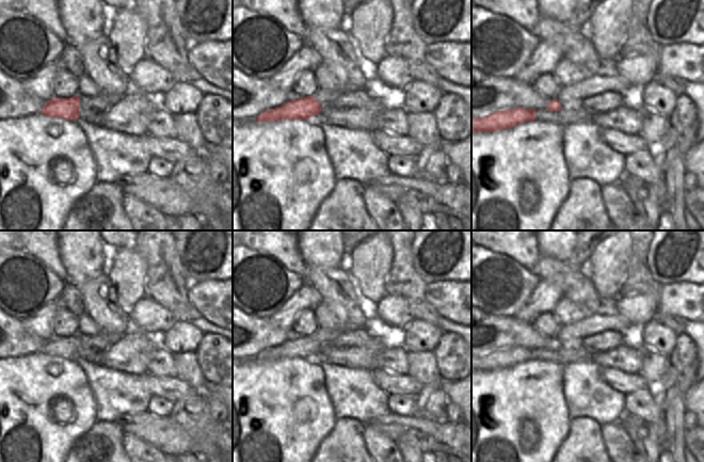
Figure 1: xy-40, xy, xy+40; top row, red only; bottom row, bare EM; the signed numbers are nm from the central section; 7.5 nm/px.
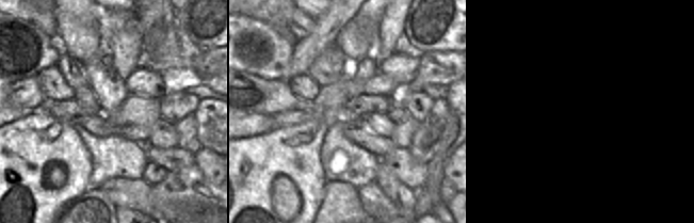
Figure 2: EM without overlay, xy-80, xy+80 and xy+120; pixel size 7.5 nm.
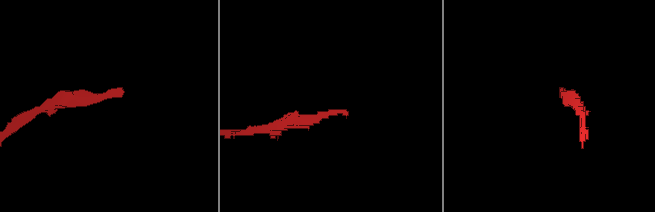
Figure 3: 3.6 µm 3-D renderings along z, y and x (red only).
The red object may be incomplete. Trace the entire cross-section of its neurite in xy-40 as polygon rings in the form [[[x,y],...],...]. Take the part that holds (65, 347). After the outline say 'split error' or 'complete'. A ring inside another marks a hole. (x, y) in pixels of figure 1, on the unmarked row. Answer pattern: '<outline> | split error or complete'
[[[79,335],[47,339],[39,352],[50,356],[76,359],[79,356]]] | complete

